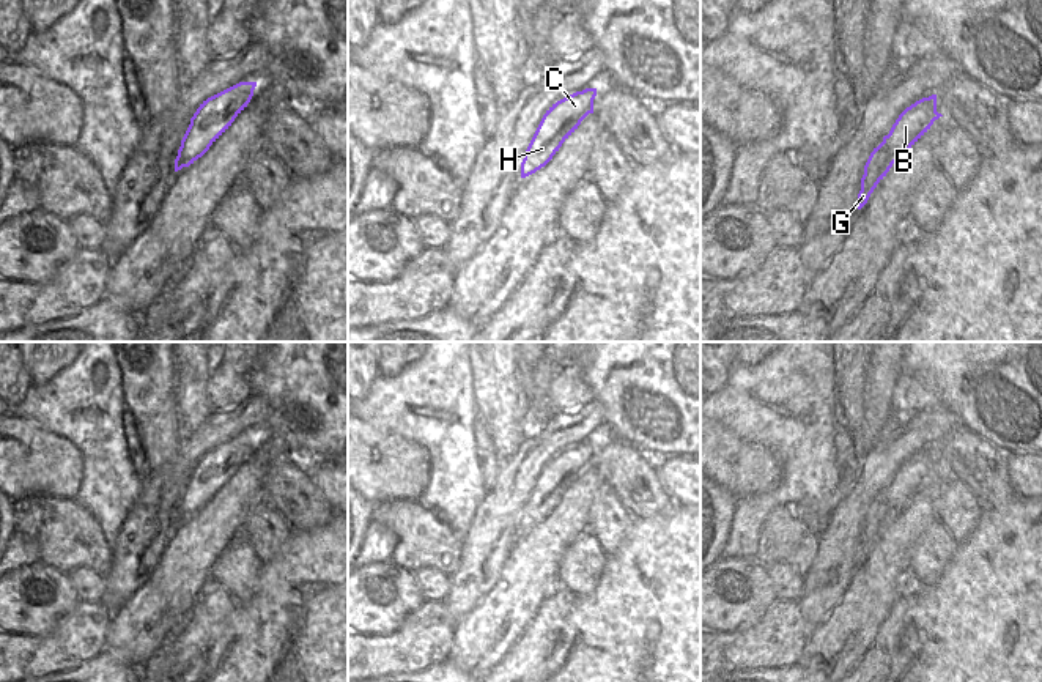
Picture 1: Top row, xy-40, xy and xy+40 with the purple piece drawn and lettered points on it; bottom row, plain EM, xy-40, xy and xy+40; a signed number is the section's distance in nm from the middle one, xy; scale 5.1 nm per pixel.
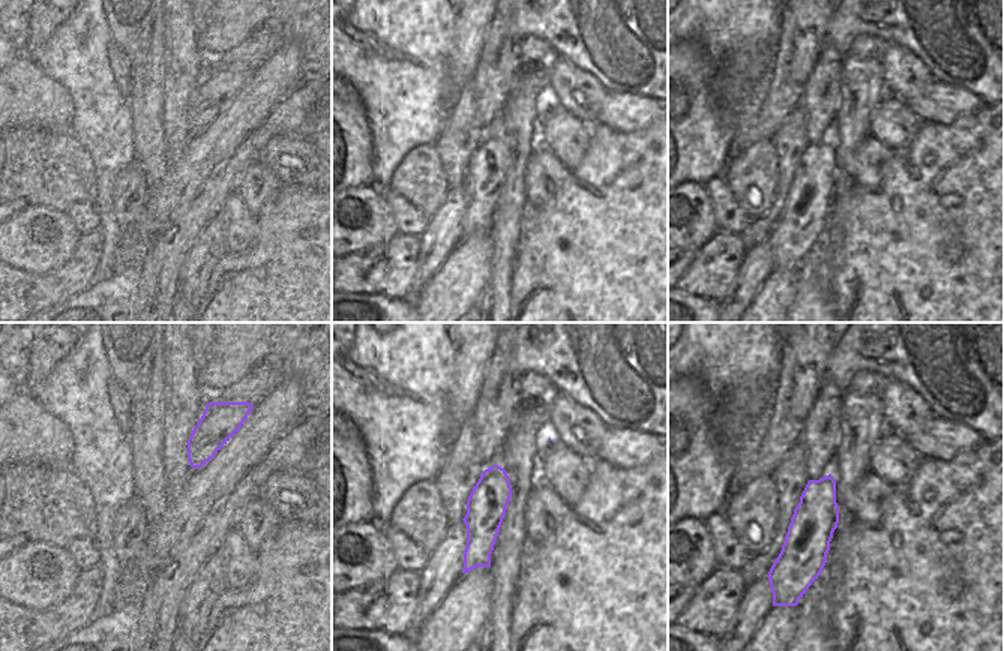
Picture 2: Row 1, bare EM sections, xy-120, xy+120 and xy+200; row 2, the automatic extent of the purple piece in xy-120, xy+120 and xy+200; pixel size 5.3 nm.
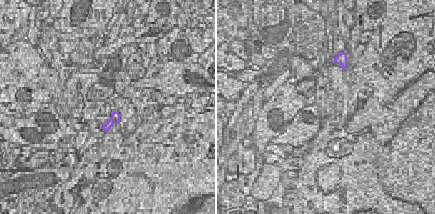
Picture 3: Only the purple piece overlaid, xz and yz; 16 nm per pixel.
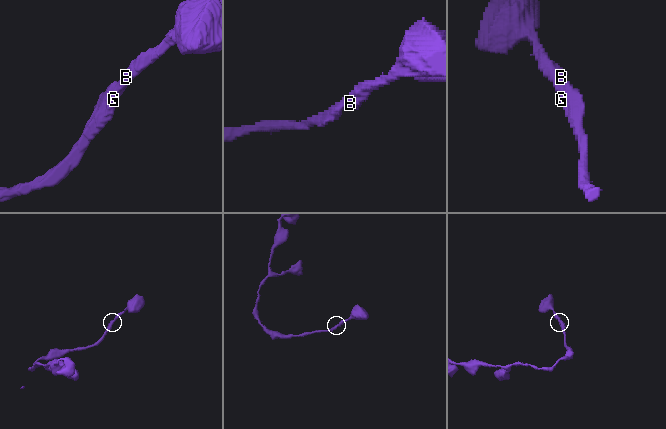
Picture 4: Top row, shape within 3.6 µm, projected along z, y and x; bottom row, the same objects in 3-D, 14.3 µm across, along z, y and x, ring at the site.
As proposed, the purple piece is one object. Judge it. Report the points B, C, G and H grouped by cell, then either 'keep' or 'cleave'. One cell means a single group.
groups B C G H; keep

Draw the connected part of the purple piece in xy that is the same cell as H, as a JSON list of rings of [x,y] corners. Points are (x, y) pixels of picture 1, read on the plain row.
[[[586,441],[557,454],[546,463],[524,506],[521,531],[535,526],[552,512],[581,474],[593,466],[595,449],[597,441]]]

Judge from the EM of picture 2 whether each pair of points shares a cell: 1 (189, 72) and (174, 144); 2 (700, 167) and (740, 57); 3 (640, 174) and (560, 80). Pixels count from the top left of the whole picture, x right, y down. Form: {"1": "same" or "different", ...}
{"1": "same", "2": "different", "3": "different"}

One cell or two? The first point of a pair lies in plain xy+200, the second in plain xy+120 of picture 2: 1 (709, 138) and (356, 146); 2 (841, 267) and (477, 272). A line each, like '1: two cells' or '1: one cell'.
1: one cell
2: two cells

